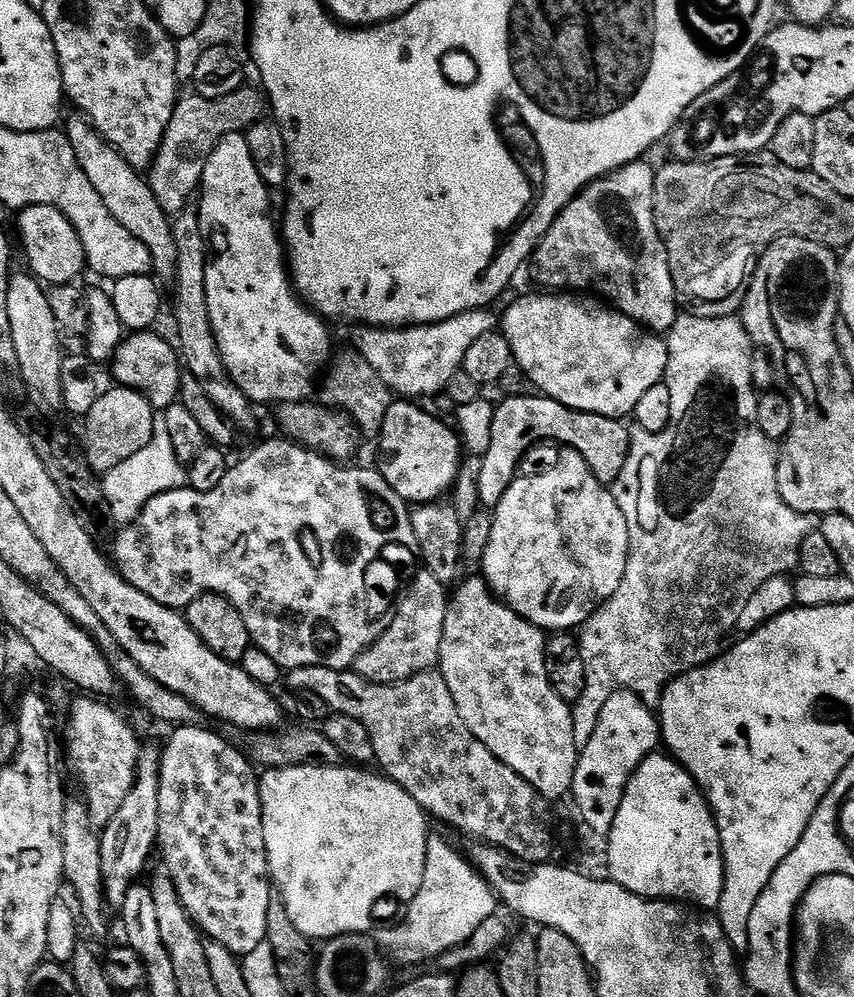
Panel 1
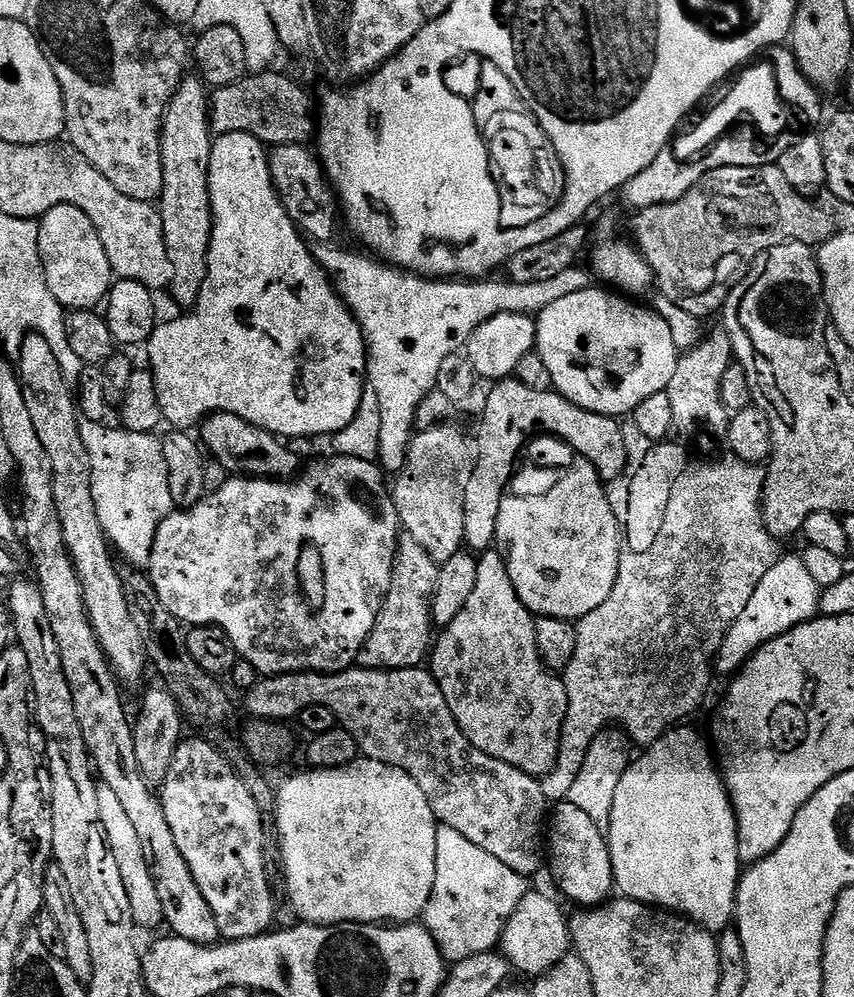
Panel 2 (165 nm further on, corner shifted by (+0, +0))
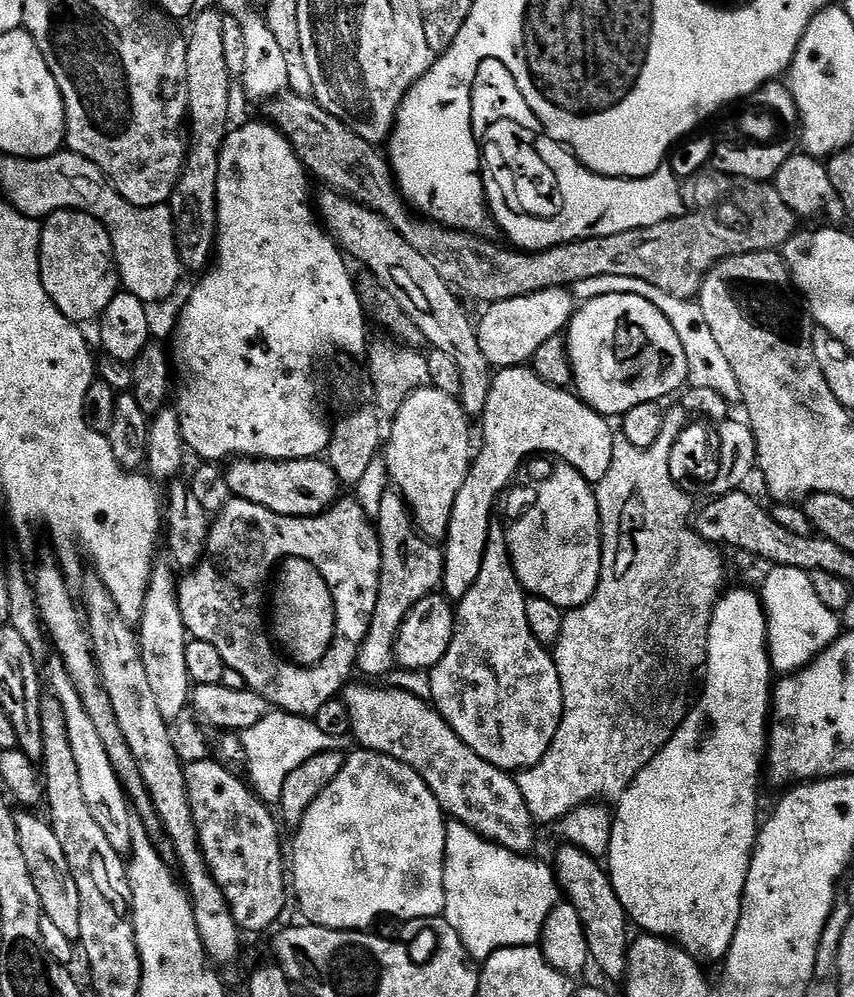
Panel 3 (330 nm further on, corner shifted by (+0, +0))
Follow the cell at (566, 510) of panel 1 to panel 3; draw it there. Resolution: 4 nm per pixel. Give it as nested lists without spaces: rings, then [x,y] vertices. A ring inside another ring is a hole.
[[[563,462],[536,492],[536,501],[507,529],[512,569],[525,593],[546,598],[554,606],[579,608],[596,593],[600,553],[605,551],[600,511],[593,485]]]

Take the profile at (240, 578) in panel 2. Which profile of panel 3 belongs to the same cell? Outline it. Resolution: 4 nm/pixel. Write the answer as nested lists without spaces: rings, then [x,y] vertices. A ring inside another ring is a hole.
[[[235,498],[229,500],[228,505],[226,505],[221,512],[215,513],[214,519],[211,521],[208,530],[208,551],[205,552],[200,563],[185,575],[188,577],[186,577],[185,580],[183,577],[178,584],[178,606],[182,610],[182,622],[188,627],[189,637],[193,640],[205,640],[206,642],[210,642],[210,646],[214,646],[218,649],[218,654],[222,654],[222,662],[224,663],[225,669],[227,669],[229,673],[237,672],[237,674],[244,679],[241,680],[243,687],[248,688],[251,692],[258,693],[262,698],[266,698],[266,702],[273,709],[289,712],[295,716],[316,717],[318,710],[320,710],[326,702],[337,699],[337,697],[343,693],[344,689],[348,687],[350,681],[353,679],[352,672],[355,673],[357,671],[356,659],[358,658],[358,650],[362,646],[362,642],[370,630],[370,622],[374,618],[374,606],[378,604],[380,571],[382,570],[380,537],[374,527],[373,521],[366,514],[366,510],[362,510],[360,503],[356,501],[355,498],[348,498],[348,500],[344,499],[345,498],[337,499],[336,503],[333,504],[328,511],[318,514],[317,516],[283,516],[273,509],[267,508],[266,506],[258,506],[254,502],[246,502],[245,500],[238,500]],[[322,543],[324,543],[325,550],[323,553],[330,562],[329,577],[327,580],[332,581],[330,590],[332,591],[332,597],[334,598],[334,606],[336,607],[336,633],[332,639],[330,650],[326,650],[326,654],[319,662],[309,665],[293,664],[291,660],[281,655],[277,645],[270,639],[270,632],[266,627],[266,604],[263,604],[260,599],[264,596],[264,587],[268,584],[268,588],[270,581],[273,579],[274,569],[281,563],[276,559],[276,544],[313,544],[313,546],[320,546]]]

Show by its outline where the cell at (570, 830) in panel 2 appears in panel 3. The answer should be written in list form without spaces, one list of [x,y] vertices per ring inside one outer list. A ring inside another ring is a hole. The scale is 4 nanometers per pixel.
[[[567,842],[559,846],[561,848],[556,852],[556,864],[554,863],[559,891],[578,912],[578,918],[584,927],[591,963],[596,963],[610,979],[619,981],[626,972],[630,921],[614,890],[612,877],[608,875],[605,865],[597,857]]]

